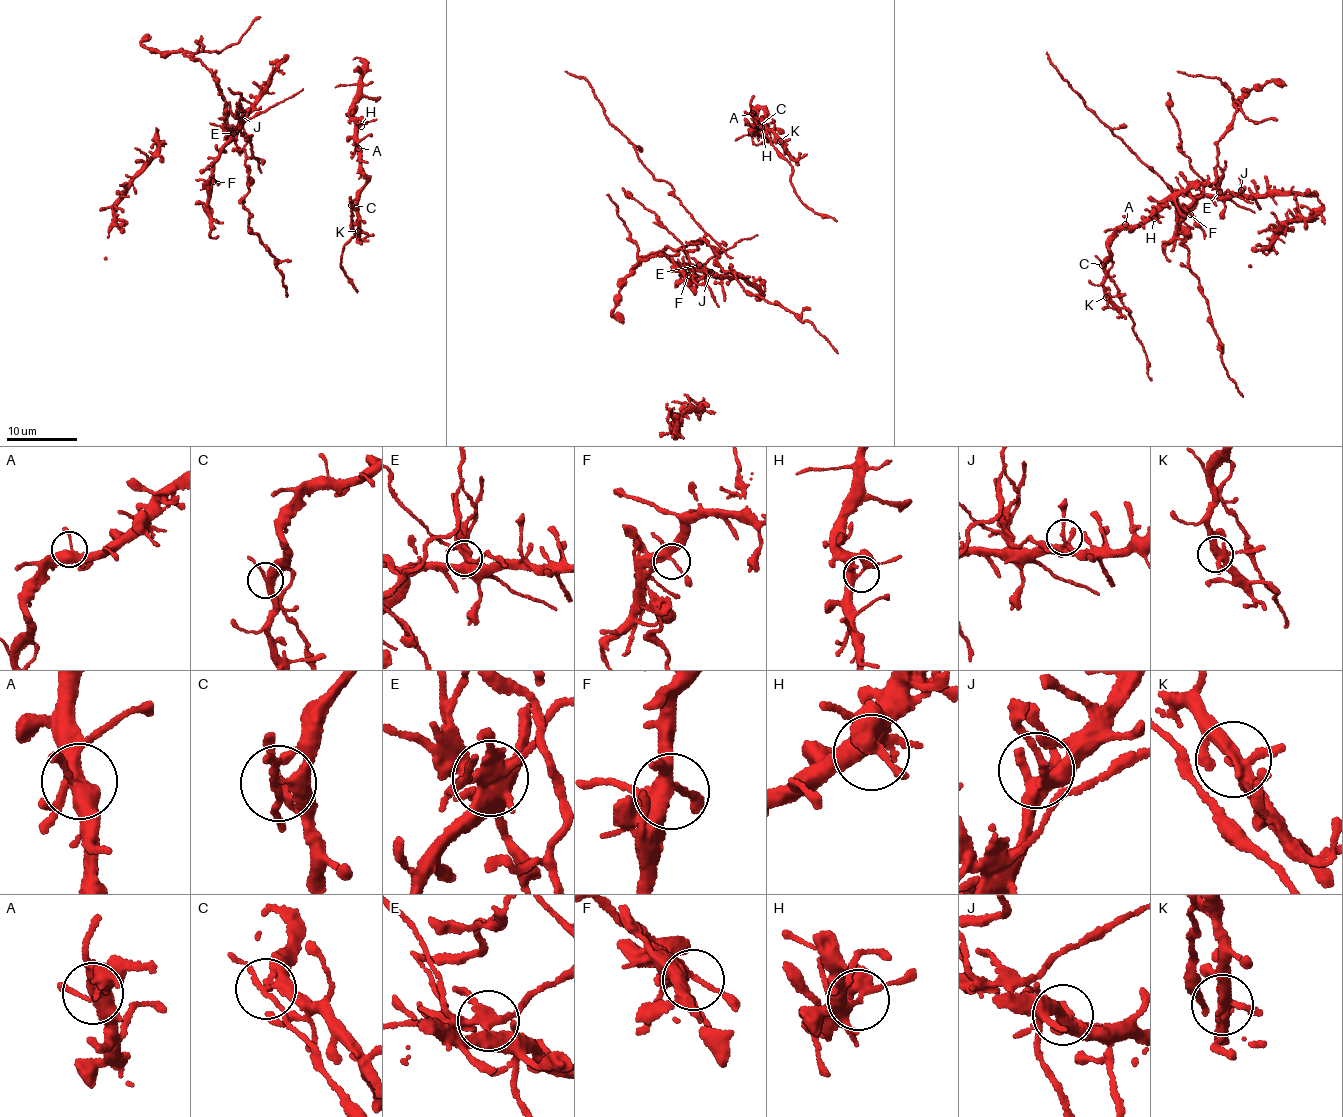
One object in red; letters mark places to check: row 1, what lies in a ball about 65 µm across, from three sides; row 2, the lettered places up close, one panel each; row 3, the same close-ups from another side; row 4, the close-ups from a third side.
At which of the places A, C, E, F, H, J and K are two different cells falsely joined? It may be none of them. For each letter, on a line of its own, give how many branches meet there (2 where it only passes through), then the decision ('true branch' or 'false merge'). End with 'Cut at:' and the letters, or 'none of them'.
A: 4 | true branch
C: 4 | false merge
E: 5 | false merge
F: 5 | true branch
H: 5 | true branch
J: 4 | true branch
K: 4 | true branch
Cut at: C, E

